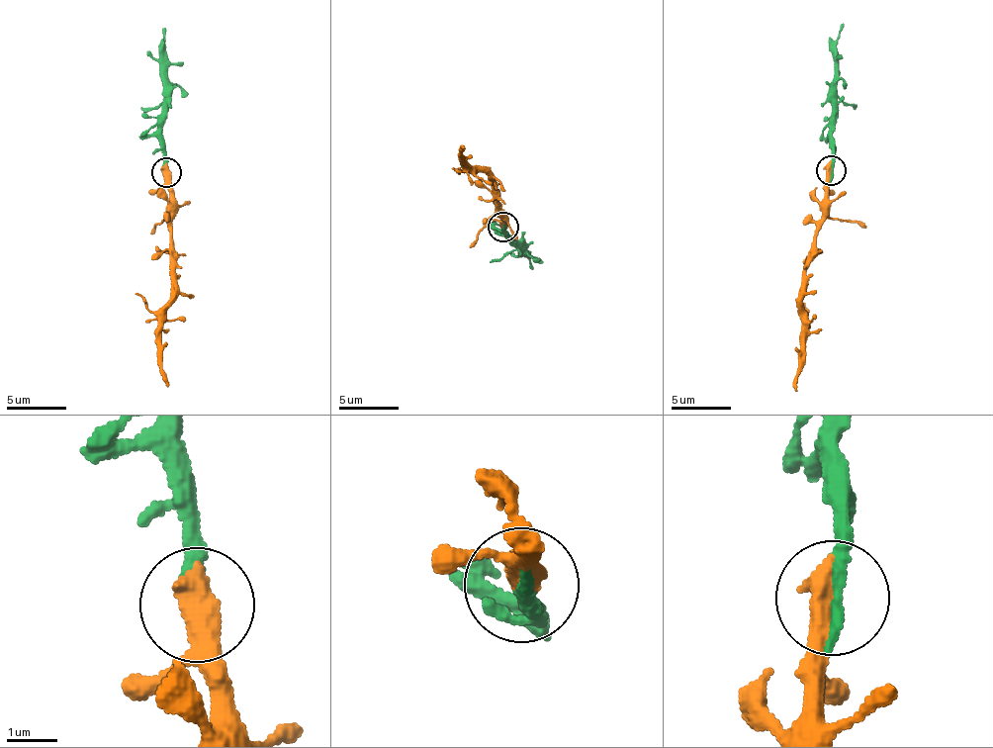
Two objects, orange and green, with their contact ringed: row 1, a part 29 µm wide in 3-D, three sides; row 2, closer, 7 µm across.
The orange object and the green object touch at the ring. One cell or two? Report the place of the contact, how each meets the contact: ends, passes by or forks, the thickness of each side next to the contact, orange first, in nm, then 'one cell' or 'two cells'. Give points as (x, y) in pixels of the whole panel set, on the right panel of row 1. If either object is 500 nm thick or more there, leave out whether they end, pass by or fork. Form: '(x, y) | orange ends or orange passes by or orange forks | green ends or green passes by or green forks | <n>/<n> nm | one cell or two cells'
(831, 170) | 600/240 nm | one cell

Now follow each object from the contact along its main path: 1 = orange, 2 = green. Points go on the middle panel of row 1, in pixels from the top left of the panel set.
1: (503, 228), (496, 215), (497, 199), (493, 194), (493, 182), (485, 172), (459, 157), (463, 148)
2: (503, 228), (506, 236), (530, 257), (531, 270)

